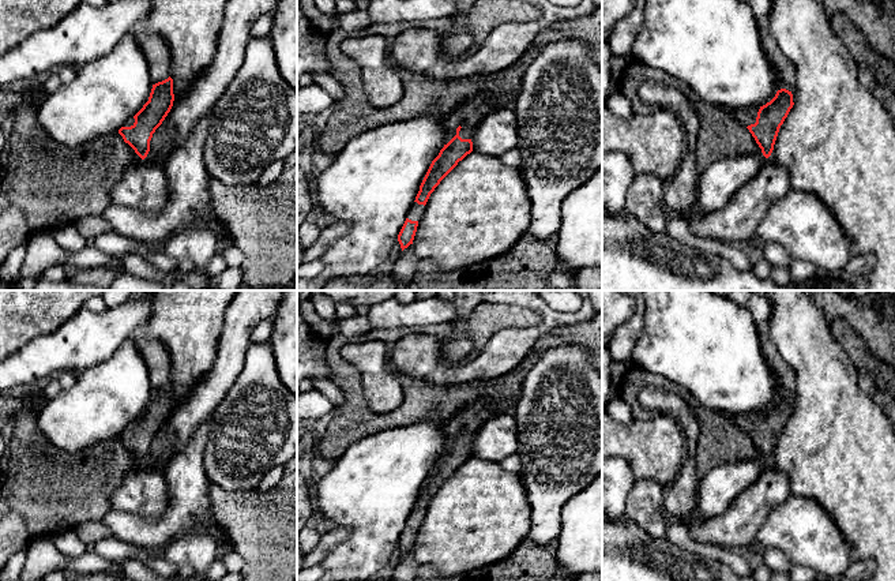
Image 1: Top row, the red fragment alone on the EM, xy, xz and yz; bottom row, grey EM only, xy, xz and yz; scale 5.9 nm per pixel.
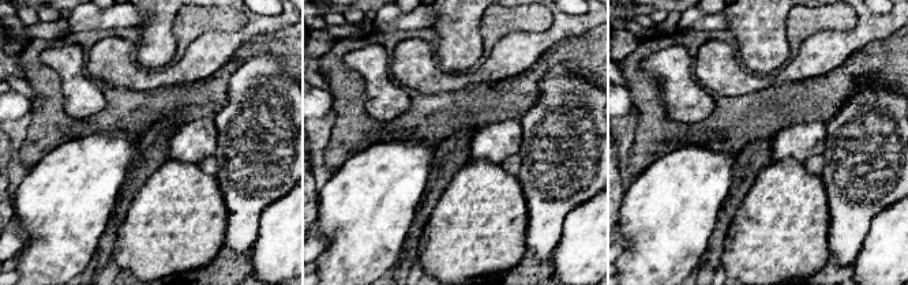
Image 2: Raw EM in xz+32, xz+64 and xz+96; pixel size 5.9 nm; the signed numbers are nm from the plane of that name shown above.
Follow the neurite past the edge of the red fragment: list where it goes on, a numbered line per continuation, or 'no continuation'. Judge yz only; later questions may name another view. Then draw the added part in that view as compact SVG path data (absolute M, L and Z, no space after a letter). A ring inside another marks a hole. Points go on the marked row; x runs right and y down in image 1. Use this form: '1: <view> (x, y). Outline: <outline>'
1: yz (747, 116). Outline: M760 108L727 109L742 125L748 127L756 123Z

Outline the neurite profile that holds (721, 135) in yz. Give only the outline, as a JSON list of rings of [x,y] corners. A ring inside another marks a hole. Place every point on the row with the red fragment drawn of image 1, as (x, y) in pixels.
[[[692,89],[684,94],[699,117],[699,136],[696,143],[696,169],[700,176],[718,160],[756,154],[759,145],[727,109],[704,102]]]

